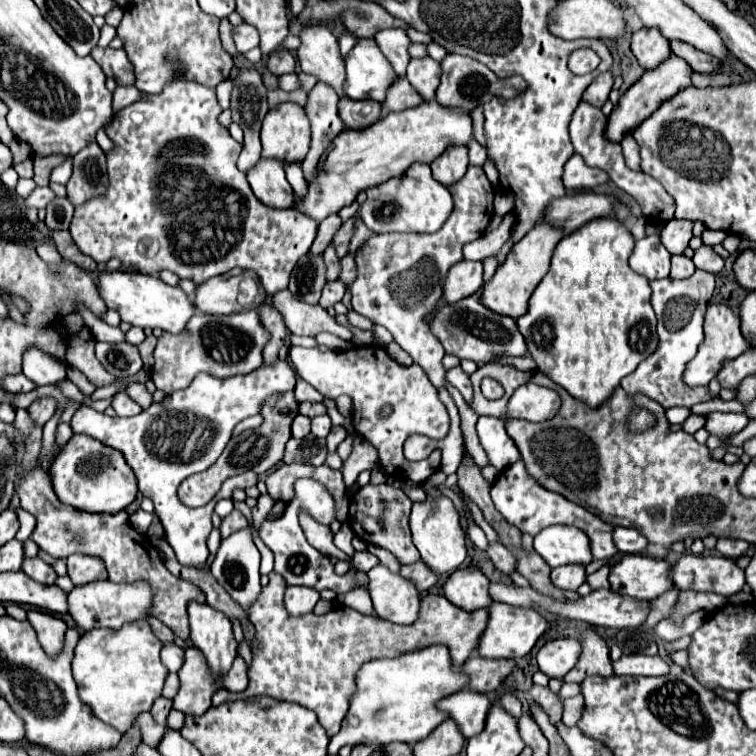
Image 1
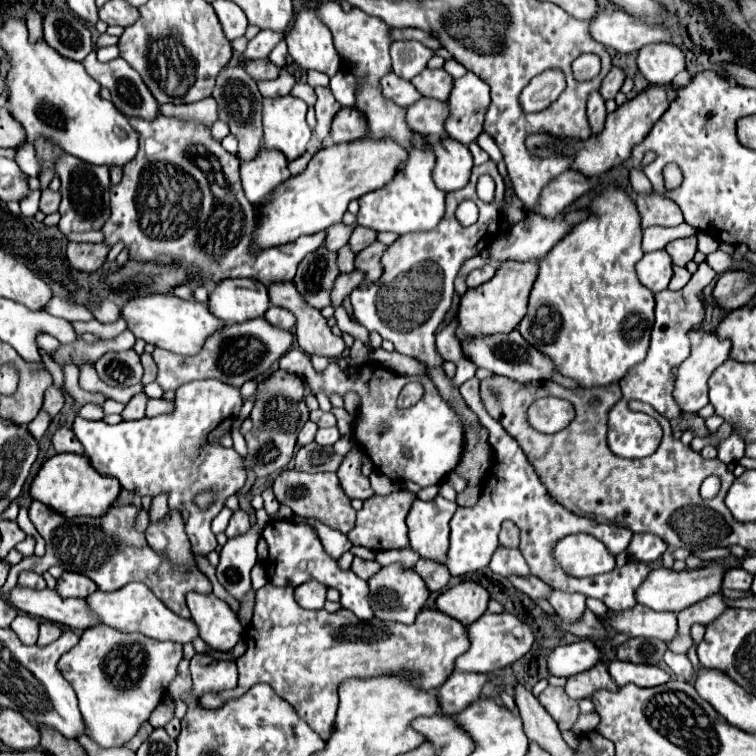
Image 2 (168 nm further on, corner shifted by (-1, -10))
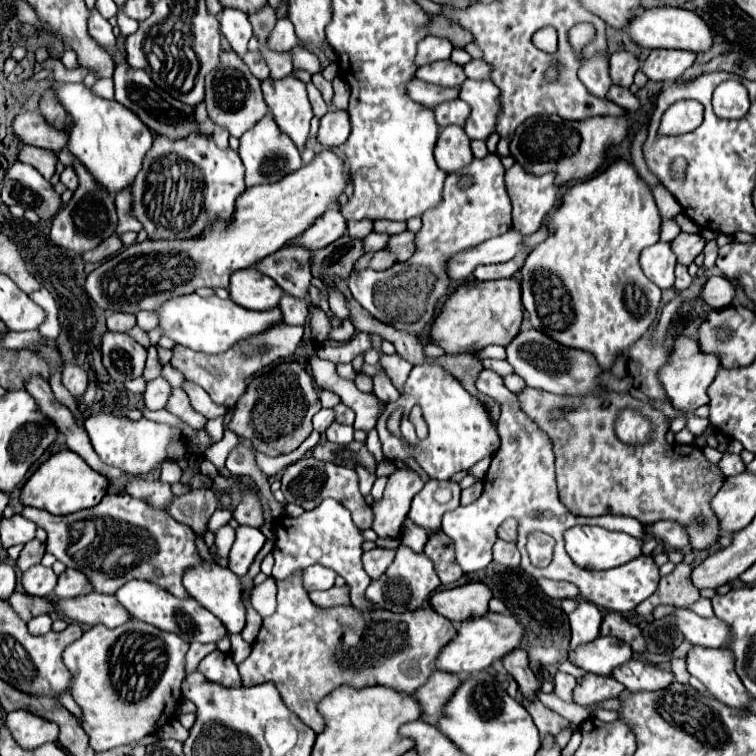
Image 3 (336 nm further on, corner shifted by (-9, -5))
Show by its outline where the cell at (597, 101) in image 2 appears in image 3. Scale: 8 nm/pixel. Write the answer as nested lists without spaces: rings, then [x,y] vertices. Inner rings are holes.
[[[592,55],[590,59],[582,59],[582,65],[578,69],[578,77],[592,95],[606,97],[606,93],[612,85],[610,75],[608,75],[608,57],[606,55]]]

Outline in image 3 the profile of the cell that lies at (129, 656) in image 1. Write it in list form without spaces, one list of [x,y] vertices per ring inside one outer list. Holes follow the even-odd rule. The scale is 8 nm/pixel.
[[[128,621],[122,627],[108,629],[104,625],[94,625],[78,641],[68,645],[62,653],[64,665],[72,673],[70,693],[82,709],[82,727],[90,737],[90,747],[94,751],[108,751],[120,745],[130,745],[146,735],[156,733],[164,723],[174,719],[176,705],[182,699],[180,685],[184,681],[184,655],[188,643],[178,635],[160,631],[144,621]]]

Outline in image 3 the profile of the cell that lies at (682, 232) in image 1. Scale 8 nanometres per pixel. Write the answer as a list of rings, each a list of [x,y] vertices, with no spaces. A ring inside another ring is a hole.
[[[680,233],[674,241],[672,241],[672,251],[676,253],[676,261],[680,265],[690,265],[704,249],[706,241],[700,235],[692,235],[692,233]]]

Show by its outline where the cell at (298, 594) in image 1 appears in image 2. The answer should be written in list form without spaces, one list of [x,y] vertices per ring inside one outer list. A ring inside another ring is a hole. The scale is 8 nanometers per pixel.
[[[310,580],[294,590],[294,598],[306,610],[320,610],[326,600],[326,586],[316,580]]]

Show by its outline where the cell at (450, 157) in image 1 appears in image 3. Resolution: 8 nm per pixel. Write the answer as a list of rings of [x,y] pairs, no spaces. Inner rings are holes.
[[[458,125],[452,127],[442,127],[436,149],[434,149],[436,163],[442,171],[452,173],[460,171],[472,161],[472,151],[470,151],[470,139],[464,135],[464,129]]]

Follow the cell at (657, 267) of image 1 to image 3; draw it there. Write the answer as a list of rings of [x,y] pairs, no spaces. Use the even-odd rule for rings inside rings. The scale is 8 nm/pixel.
[[[658,241],[652,247],[644,249],[640,253],[640,267],[642,267],[644,275],[660,289],[670,289],[674,285],[676,255],[674,255],[670,243]]]

